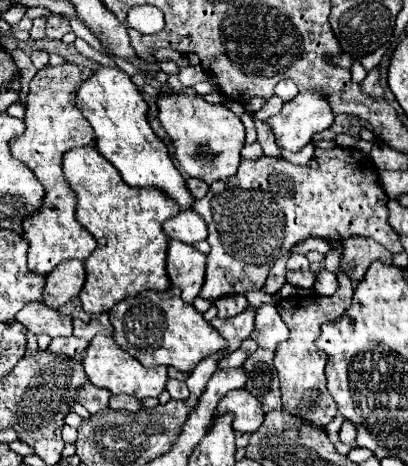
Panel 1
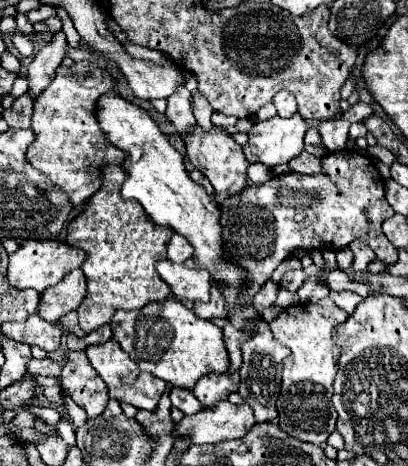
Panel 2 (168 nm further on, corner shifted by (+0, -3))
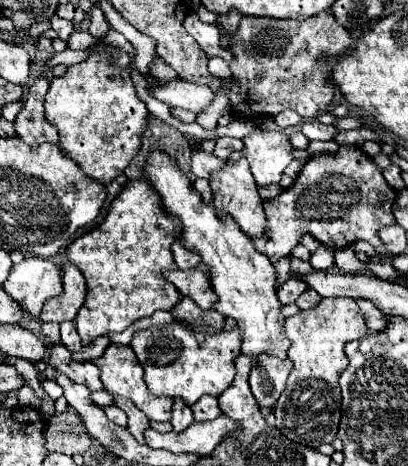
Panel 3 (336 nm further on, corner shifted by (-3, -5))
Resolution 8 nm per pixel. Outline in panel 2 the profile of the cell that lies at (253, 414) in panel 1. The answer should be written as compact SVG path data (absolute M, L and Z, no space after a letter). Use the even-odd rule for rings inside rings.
M218 403L214 409L202 409L196 415L184 417L172 431L174 439L190 439L192 443L220 443L240 439L254 425L254 413L246 405Z

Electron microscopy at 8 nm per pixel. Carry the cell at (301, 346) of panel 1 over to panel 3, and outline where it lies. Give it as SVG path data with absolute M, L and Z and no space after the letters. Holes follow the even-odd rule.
M347 297L321 299L317 307L299 311L285 321L285 335L291 341L291 349L287 351L287 355L293 361L293 371L273 413L277 417L275 425L287 439L311 449L317 449L323 443L333 443L341 417L341 397L337 381L343 369L349 365L343 347L347 341L361 339L367 333L369 329L355 301Z

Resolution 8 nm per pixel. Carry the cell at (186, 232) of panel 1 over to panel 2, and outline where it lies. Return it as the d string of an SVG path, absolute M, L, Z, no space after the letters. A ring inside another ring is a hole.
M172 235L168 243L168 259L172 263L184 263L192 255L192 247L188 247L188 241L182 235Z

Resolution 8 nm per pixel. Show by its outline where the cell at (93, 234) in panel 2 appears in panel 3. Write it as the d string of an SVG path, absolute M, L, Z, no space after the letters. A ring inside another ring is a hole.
M131 179L125 183L121 193L111 201L105 221L95 229L87 231L85 235L77 237L67 247L69 261L77 265L87 279L87 297L75 317L75 327L83 343L89 343L101 335L125 331L137 319L149 317L157 309L171 309L179 303L179 293L175 285L171 285L161 275L165 269L177 269L171 255L171 245L175 243L177 233L179 233L179 223L163 213L159 195L145 181Z

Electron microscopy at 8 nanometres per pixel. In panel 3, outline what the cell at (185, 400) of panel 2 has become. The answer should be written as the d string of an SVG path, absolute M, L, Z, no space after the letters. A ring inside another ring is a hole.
M177 397L175 403L173 403L173 417L171 417L173 431L183 431L193 421L195 421L195 417L191 415L191 405L187 405L185 401L179 401L179 397Z

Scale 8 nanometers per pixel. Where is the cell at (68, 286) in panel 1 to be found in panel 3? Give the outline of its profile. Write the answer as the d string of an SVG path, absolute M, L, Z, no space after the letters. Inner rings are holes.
M71 263L63 265L63 293L47 301L47 305L43 305L39 319L43 323L45 321L63 323L67 319L75 319L77 311L83 307L85 295L87 295L87 283L83 273Z

